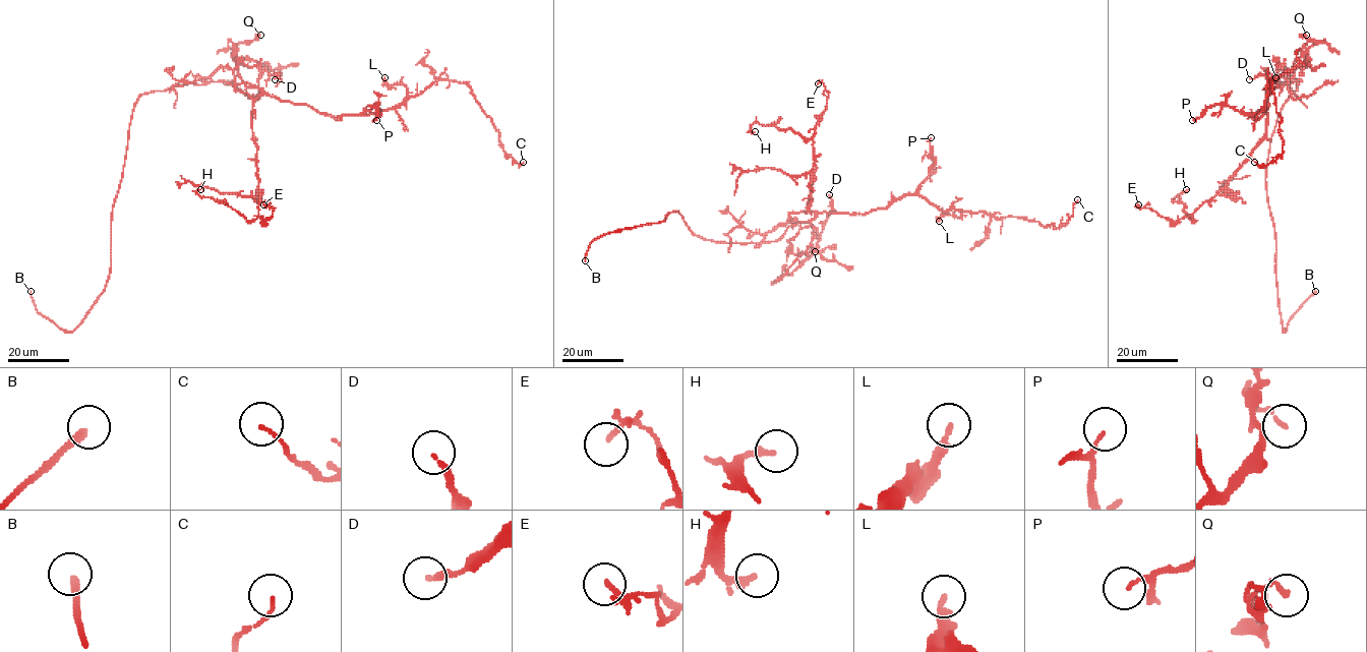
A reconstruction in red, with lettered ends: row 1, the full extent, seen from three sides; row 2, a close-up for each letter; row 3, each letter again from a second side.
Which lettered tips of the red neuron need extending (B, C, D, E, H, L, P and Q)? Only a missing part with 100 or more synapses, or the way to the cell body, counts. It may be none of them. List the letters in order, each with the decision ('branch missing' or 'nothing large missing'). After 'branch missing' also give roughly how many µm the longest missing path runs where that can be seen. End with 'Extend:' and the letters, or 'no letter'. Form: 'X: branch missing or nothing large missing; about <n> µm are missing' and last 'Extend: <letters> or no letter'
B: branch missing; about 30 µm are missing
C: nothing large missing
D: nothing large missing
E: nothing large missing
H: nothing large missing
L: nothing large missing
P: nothing large missing
Q: nothing large missing
Extend: B

